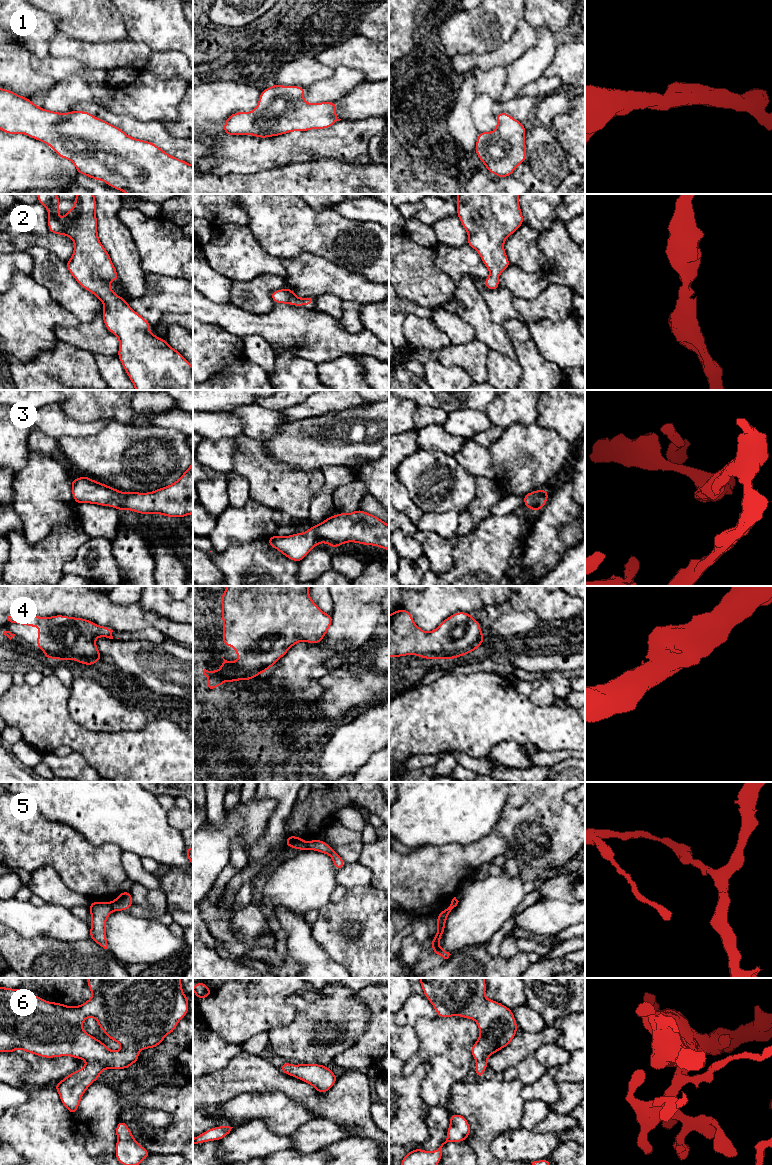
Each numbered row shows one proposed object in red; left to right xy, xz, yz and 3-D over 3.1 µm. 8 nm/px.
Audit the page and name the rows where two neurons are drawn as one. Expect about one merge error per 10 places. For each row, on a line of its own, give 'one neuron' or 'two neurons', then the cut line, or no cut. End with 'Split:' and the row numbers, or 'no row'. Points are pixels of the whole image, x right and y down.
1: one neuron | no cut
2: one neuron | no cut
3: one neuron | no cut
4: one neuron | no cut
5: two neurons | xy (110, 903), (113, 909)
6: one neuron | no cut
Split: 5

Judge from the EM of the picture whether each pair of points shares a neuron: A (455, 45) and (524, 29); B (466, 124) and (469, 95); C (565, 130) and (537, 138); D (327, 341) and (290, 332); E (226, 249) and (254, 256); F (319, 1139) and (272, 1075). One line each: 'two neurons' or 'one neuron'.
A: two neurons
B: one neuron
C: two neurons
D: one neuron
E: one neuron
F: two neurons

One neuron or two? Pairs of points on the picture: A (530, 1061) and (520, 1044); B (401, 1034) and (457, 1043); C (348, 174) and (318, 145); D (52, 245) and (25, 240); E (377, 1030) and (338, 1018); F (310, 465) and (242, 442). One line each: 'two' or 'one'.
A: two
B: two
C: two
D: one
E: two
F: two

